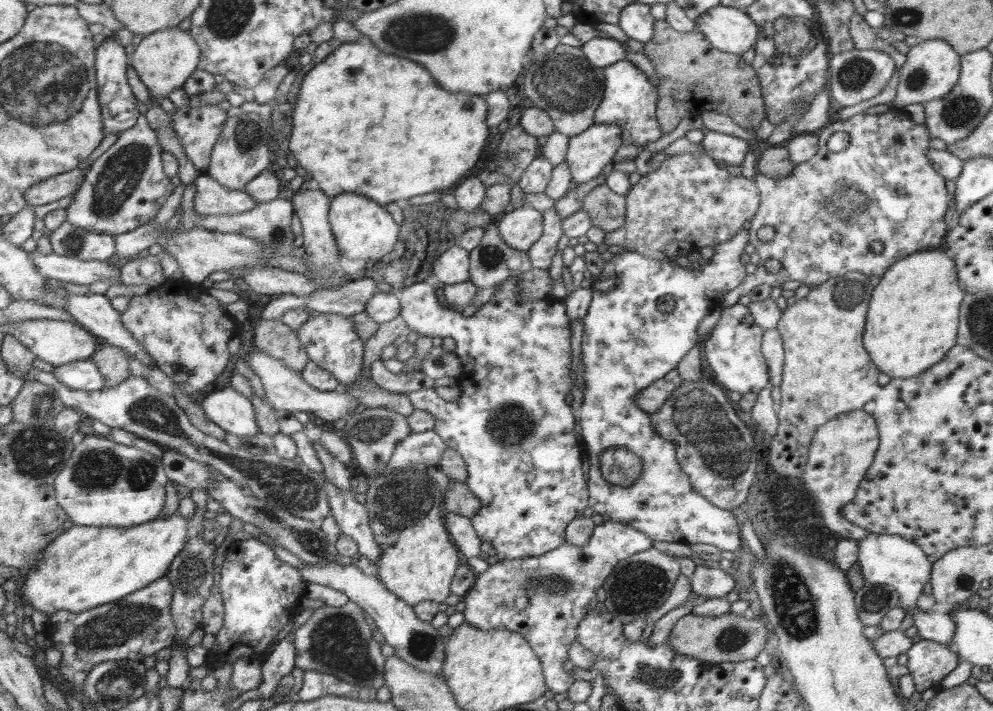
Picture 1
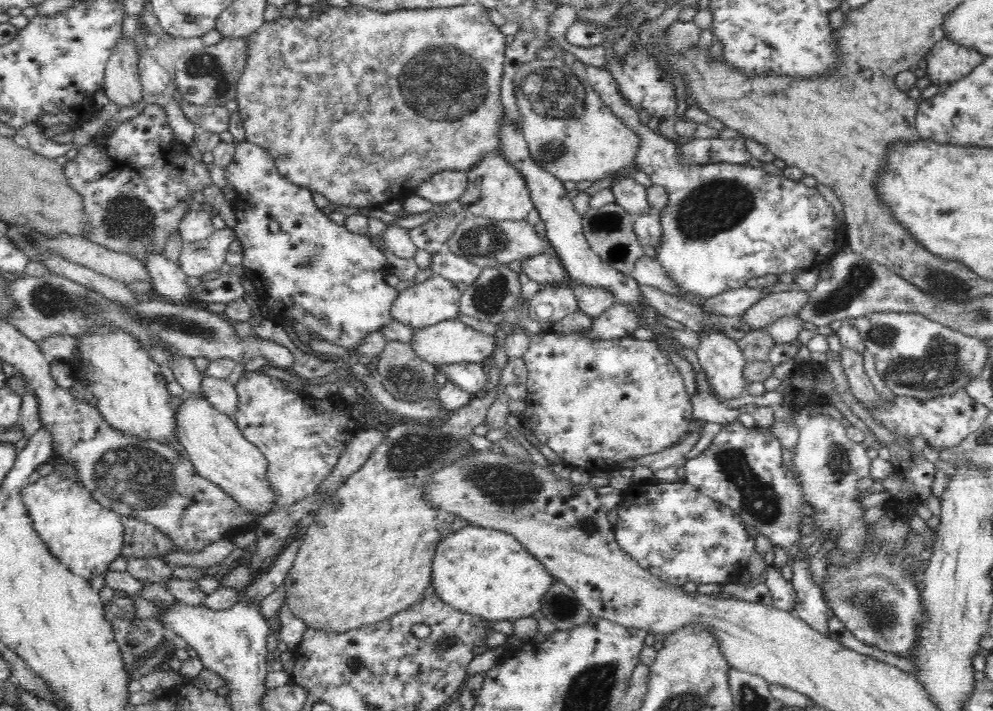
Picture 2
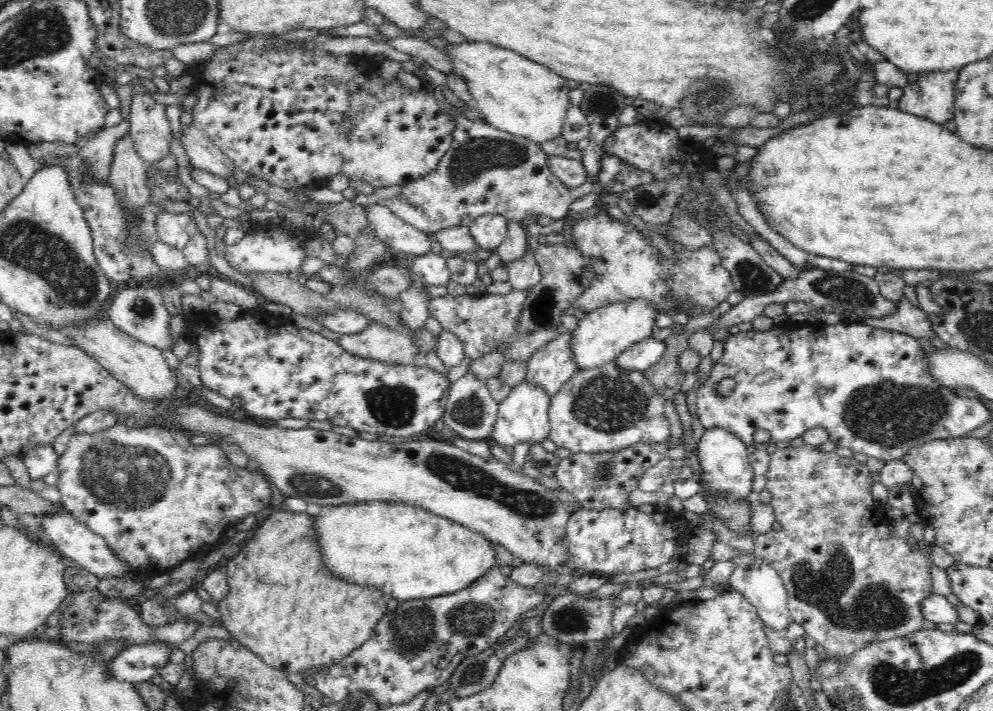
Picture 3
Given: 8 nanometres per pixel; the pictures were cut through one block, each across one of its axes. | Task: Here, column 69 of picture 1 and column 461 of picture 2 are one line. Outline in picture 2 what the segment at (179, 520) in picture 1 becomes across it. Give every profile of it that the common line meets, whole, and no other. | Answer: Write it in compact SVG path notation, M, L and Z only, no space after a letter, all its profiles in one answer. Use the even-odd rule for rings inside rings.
M466 526L442 538L432 560L432 574L431 583L442 601L490 623L531 617L534 612L540 610L542 595L546 594L556 581L538 558L534 557L514 535L480 526Z

